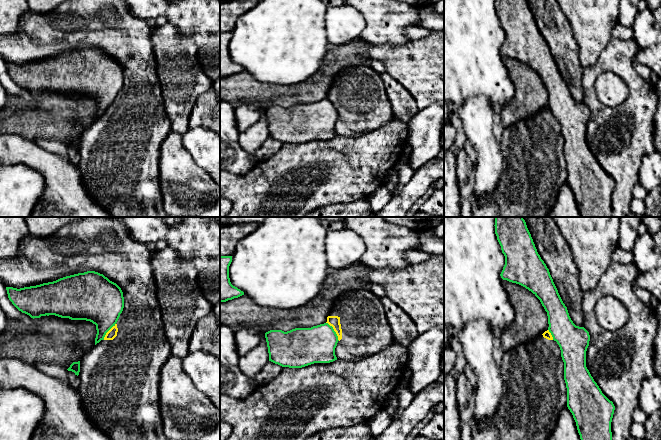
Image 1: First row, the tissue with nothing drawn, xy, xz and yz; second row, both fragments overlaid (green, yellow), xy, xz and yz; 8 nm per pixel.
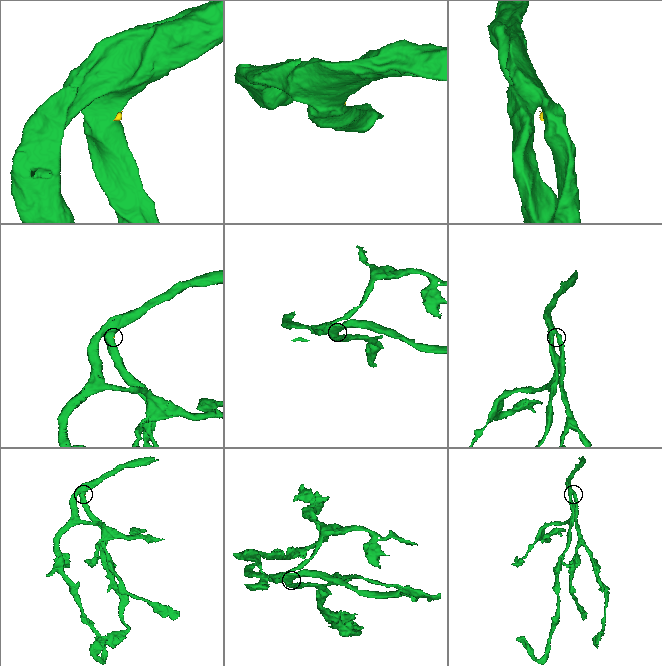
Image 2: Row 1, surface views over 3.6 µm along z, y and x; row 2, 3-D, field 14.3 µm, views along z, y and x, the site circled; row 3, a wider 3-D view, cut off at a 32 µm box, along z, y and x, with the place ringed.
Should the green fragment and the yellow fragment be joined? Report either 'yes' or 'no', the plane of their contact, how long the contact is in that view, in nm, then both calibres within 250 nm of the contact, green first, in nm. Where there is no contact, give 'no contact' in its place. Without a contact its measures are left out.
no; contact in xz; length 190 nm; calibres 300 and 90 nm

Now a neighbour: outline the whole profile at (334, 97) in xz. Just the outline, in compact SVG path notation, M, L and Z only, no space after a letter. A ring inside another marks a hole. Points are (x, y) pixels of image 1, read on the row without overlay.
M351 66L339 71L326 99L338 112L335 131L340 136L360 136L393 119L381 74L371 66Z

